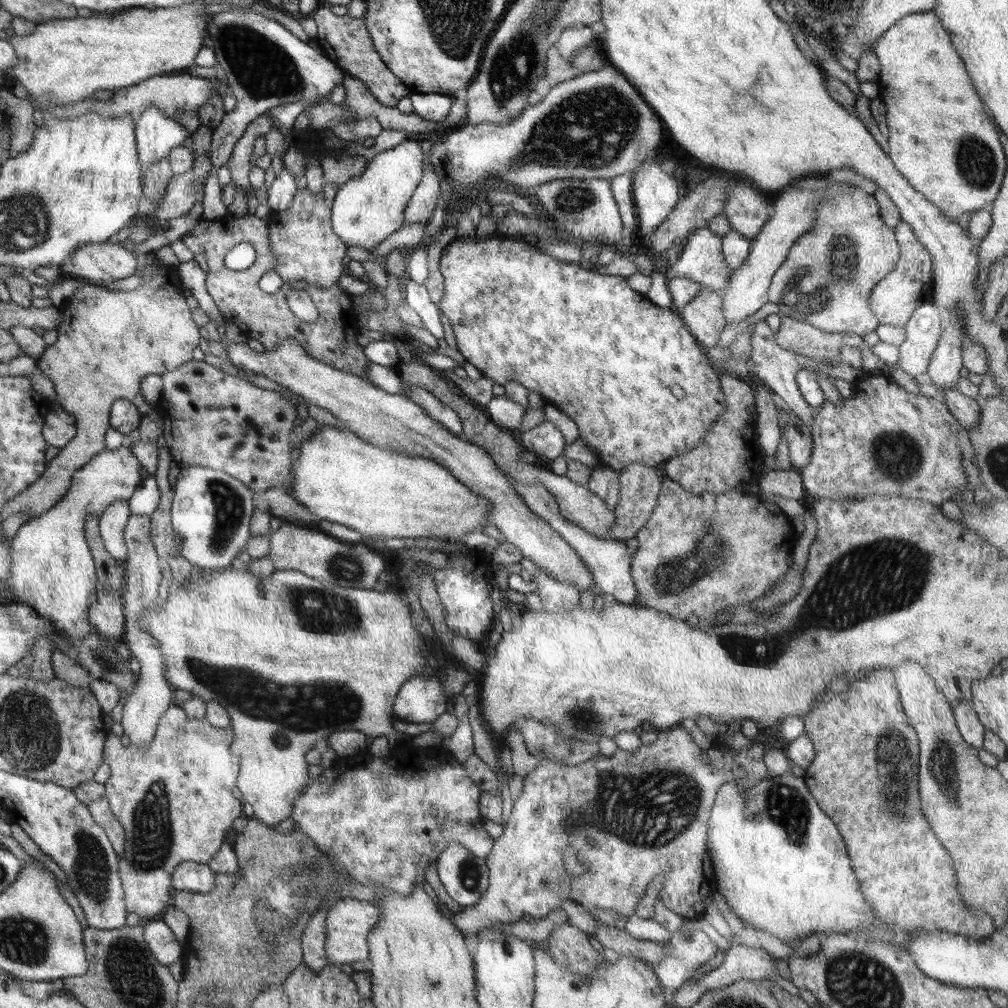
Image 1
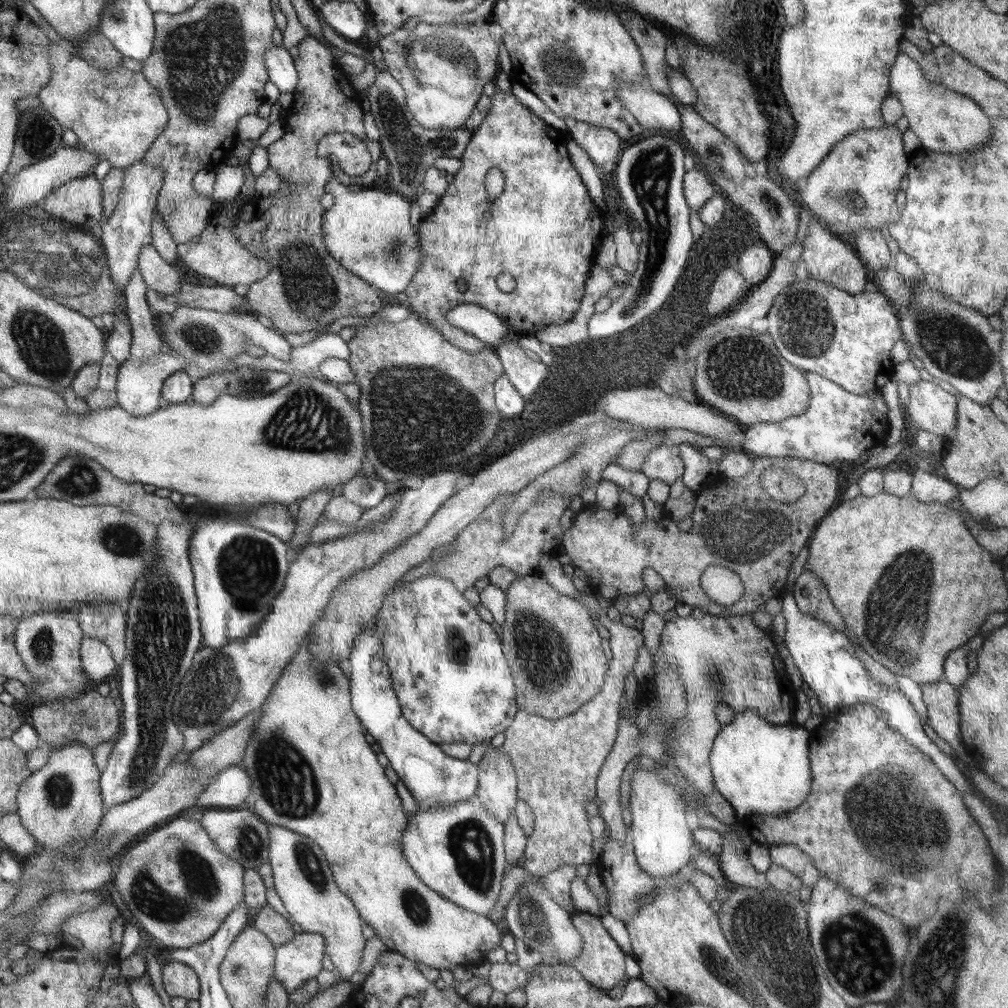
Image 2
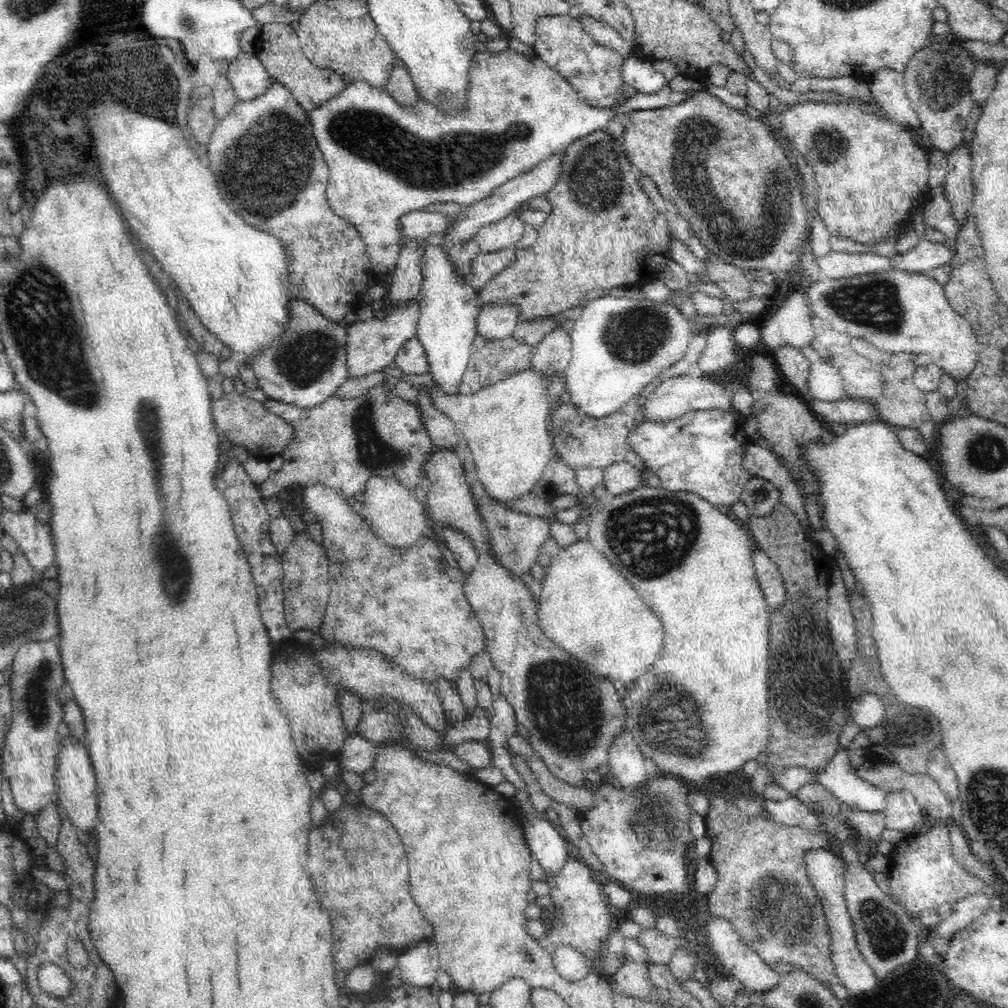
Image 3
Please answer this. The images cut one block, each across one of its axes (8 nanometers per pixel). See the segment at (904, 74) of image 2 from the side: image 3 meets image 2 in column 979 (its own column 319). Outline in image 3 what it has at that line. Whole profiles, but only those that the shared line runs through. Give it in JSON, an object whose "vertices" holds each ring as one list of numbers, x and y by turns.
{"vertices":[[514,50,490,54,476,52,472,68,472,90,468,94,468,112,470,116,440,114,432,104,418,96,414,108,400,108,388,92,378,92,368,88,368,84,350,84,340,96,334,96,324,106,308,112,308,118,314,128,314,138,326,162,330,166,330,184,328,184,328,202,330,208,344,220,358,226,358,232,368,246,372,268,376,274,392,272,400,258,400,240,398,230,402,214,420,212,434,202,458,202,462,208,486,200,494,194,496,188,508,180,522,176,544,160,564,152,572,142,596,132,608,130,614,118,622,118,634,110,656,110,672,106,670,86,660,94,636,94,624,98,616,108,594,108,588,102,580,100,578,94,562,80,562,76,546,66,538,56,526,58]]}

